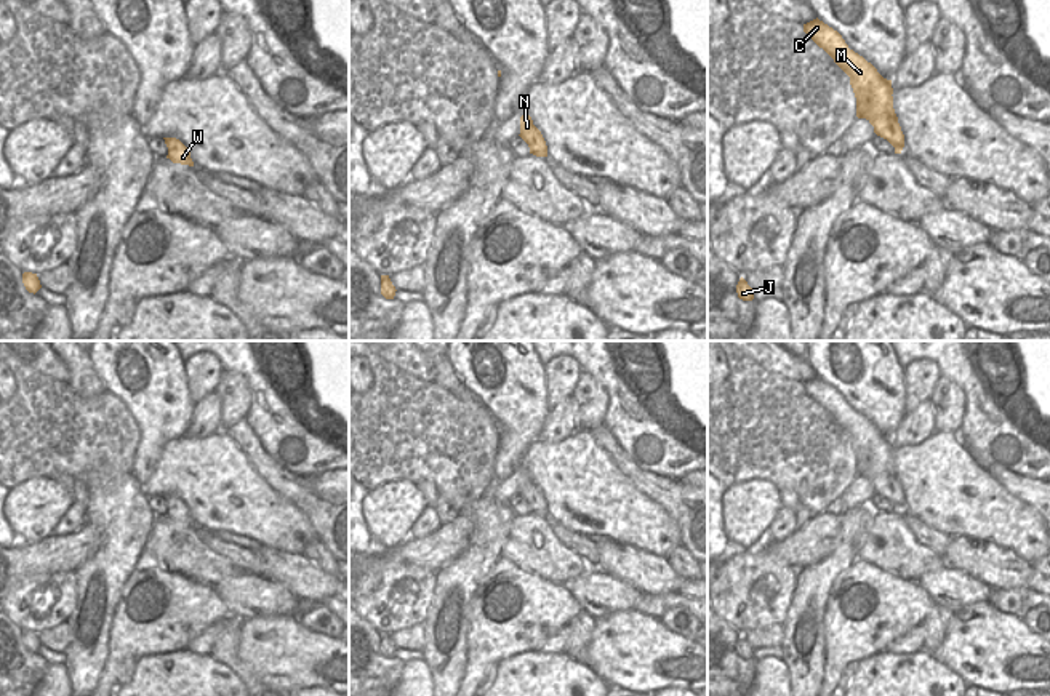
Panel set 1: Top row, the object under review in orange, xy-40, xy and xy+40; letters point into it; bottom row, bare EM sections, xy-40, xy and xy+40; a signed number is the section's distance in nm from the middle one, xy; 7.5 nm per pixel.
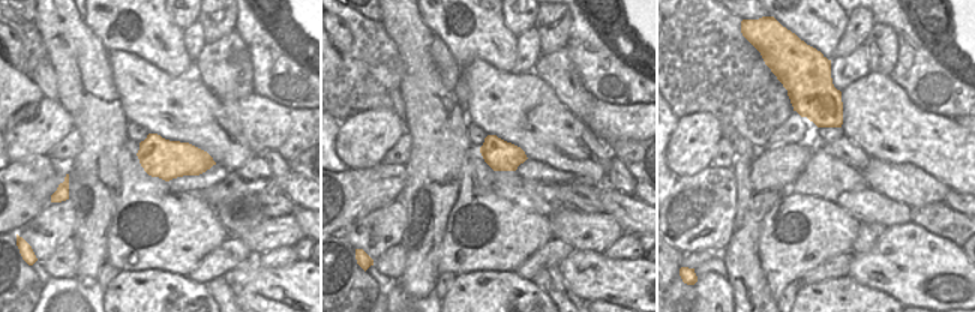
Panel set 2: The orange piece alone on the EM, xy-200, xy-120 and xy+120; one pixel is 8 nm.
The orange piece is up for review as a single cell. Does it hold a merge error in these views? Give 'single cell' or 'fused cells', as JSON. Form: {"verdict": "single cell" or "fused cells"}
{"verdict": "single cell"}

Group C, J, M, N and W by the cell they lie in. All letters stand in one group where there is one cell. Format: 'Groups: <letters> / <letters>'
Groups: C J M N W.

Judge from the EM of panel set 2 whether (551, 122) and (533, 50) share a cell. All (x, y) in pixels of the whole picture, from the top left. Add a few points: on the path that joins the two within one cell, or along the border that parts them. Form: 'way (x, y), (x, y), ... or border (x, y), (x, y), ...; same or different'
border (512, 71), (533, 72); different

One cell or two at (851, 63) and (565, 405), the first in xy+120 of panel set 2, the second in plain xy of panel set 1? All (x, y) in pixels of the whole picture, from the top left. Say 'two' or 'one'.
one

